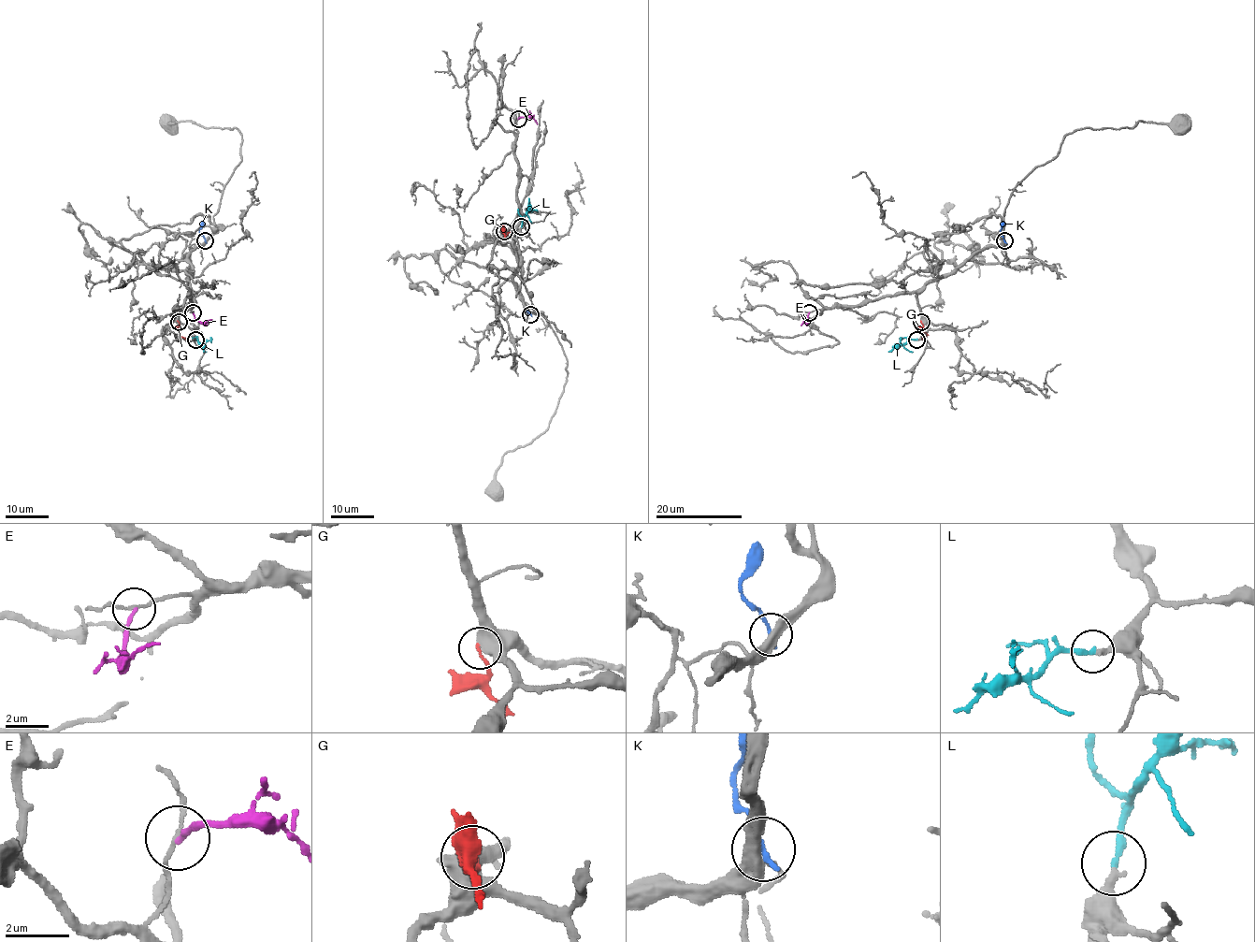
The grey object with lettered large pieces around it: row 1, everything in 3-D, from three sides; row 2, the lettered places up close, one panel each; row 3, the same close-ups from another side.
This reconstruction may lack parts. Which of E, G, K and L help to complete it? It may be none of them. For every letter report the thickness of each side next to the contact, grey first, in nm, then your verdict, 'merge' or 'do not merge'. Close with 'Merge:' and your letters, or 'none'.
E: calibres 100 and 170 nm; do not merge
G: calibres 480 and 140 nm; do not merge
K: calibres 440 and 190 nm; do not merge
L: calibres 280 and 240 nm; merge
Merge: L

